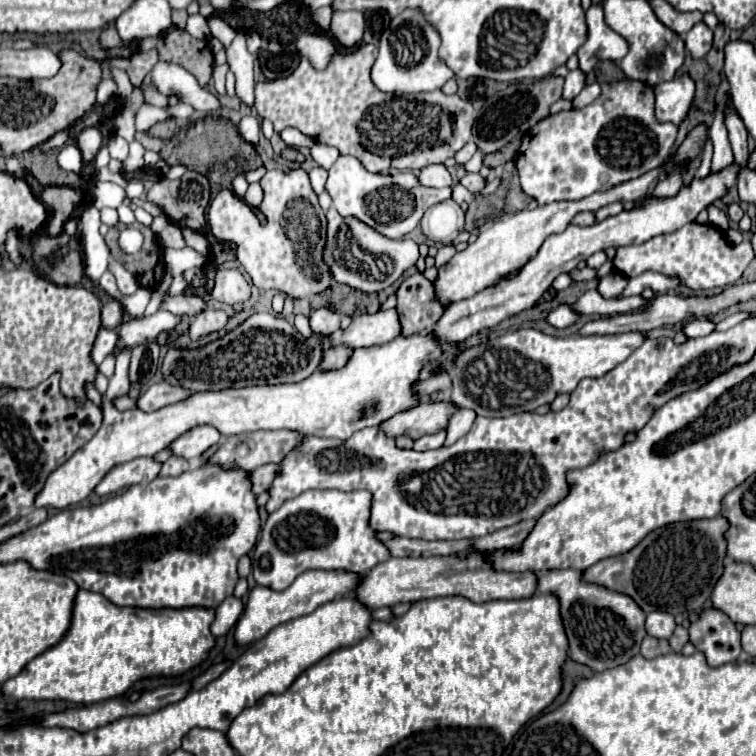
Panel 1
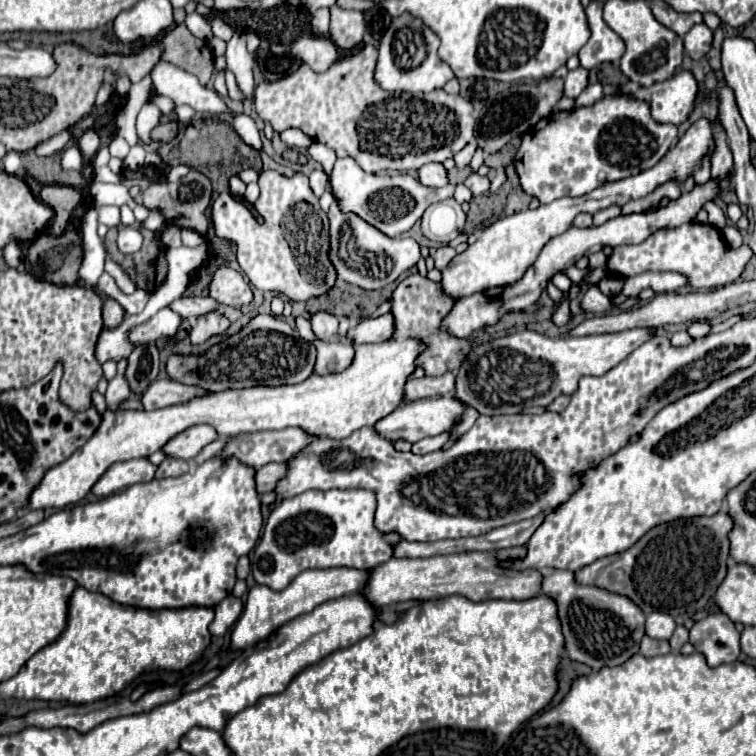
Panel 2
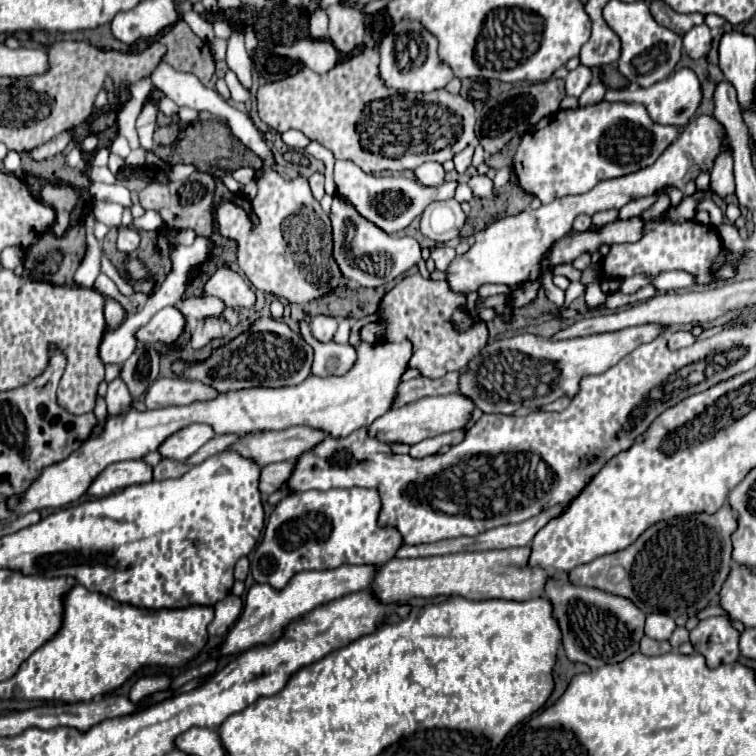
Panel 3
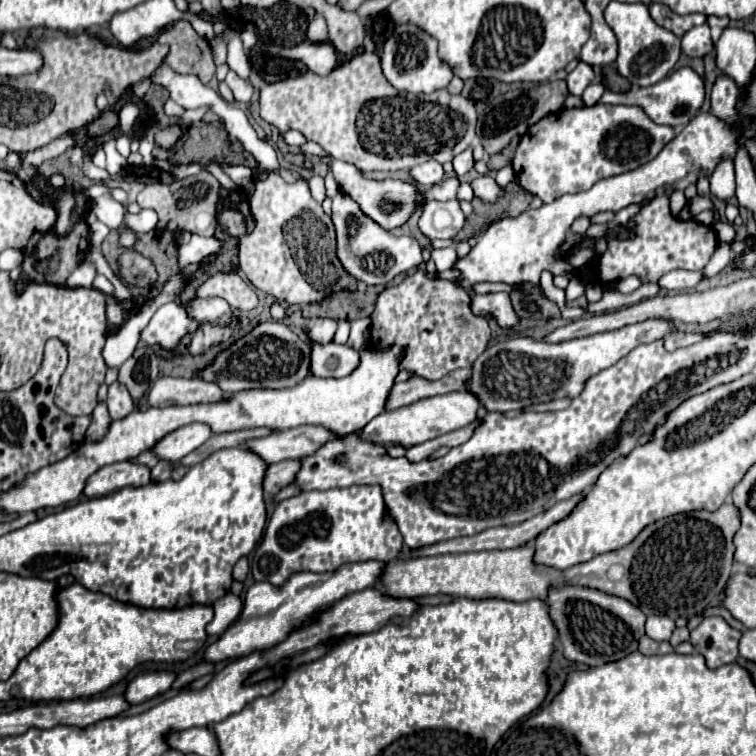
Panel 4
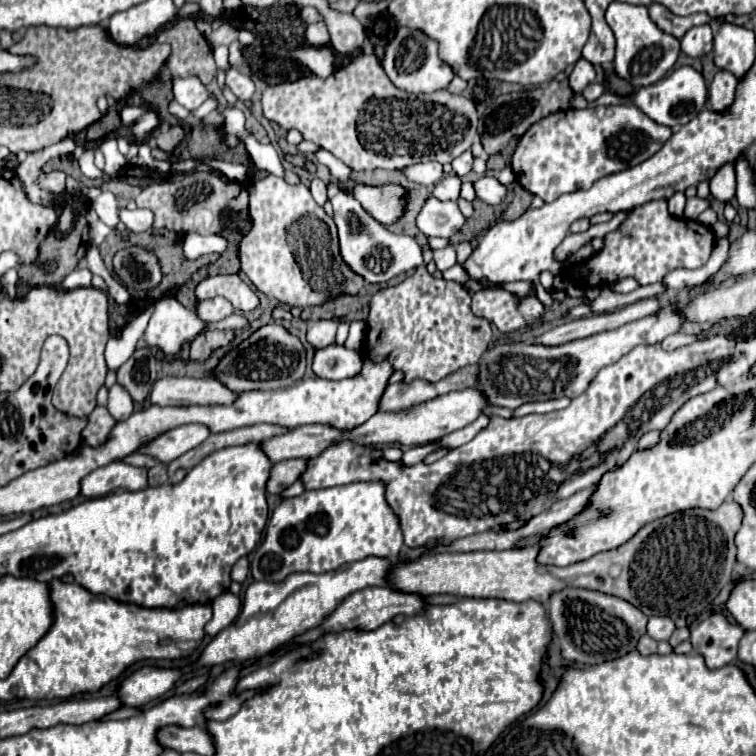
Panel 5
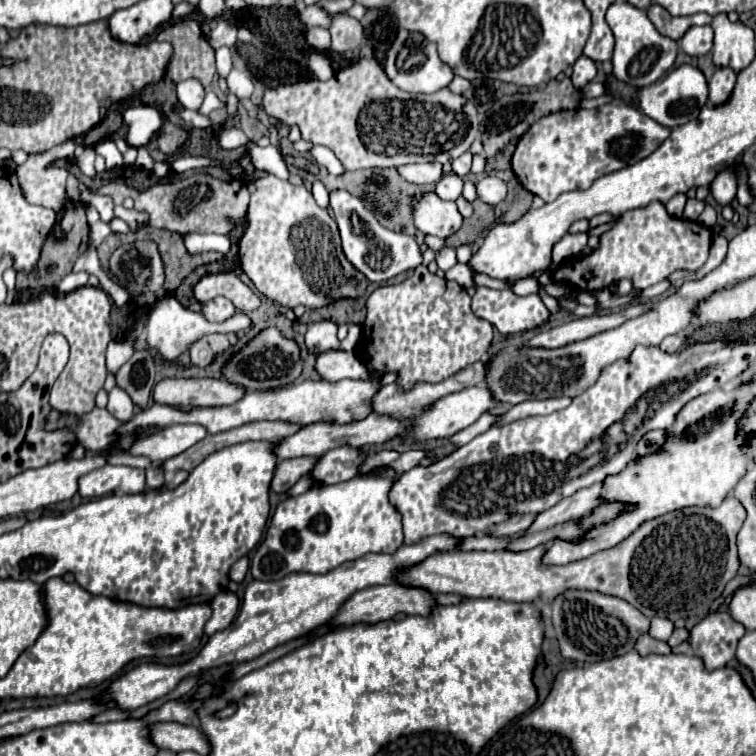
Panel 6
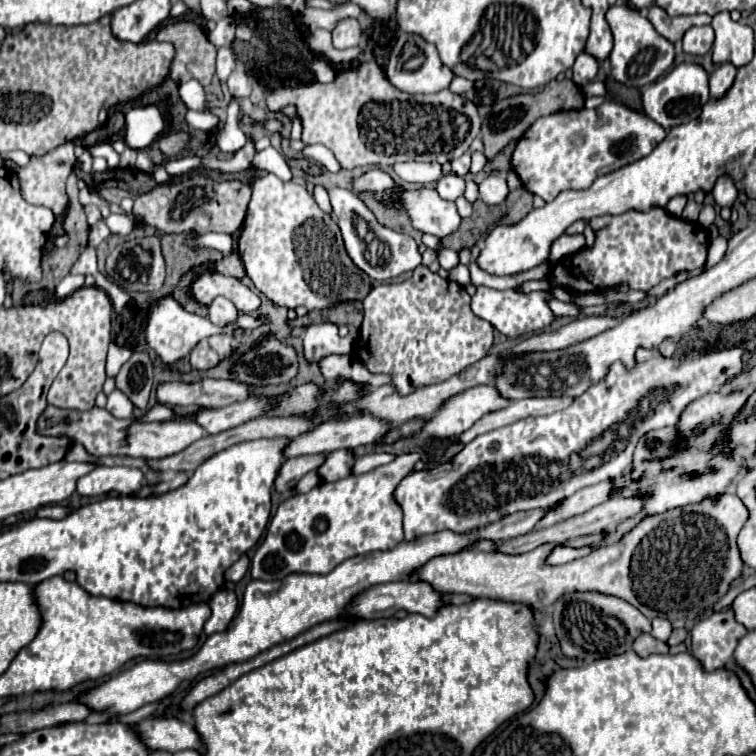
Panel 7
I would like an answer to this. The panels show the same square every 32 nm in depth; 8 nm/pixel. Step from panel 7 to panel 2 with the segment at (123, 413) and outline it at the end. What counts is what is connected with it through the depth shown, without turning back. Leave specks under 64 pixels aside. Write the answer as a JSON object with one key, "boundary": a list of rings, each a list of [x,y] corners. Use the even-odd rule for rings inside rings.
{"boundary":[[[126,358],[118,360],[118,372],[116,372],[116,376],[108,382],[108,390],[106,390],[108,408],[118,408],[118,404],[130,396],[130,386],[128,386],[128,380],[126,380],[126,376],[124,376],[126,364],[128,364]]]}

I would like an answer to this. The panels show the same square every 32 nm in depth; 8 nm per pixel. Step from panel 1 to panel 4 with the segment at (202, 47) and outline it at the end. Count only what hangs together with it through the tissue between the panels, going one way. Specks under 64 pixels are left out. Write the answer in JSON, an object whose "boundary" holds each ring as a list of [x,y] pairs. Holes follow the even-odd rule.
{"boundary":[[[178,20],[174,26],[162,32],[158,42],[170,46],[166,64],[172,70],[180,74],[194,74],[202,80],[202,84],[208,84],[212,80],[216,64],[212,60],[210,44],[200,38],[186,20]]]}

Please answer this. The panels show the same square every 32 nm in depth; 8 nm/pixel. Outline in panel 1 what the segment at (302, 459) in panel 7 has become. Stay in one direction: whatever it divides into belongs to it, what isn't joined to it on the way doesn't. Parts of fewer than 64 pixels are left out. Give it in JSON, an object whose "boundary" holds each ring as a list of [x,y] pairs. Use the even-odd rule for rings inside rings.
{"boundary":[[[264,464],[252,472],[248,472],[248,480],[252,484],[252,492],[260,494],[268,490],[268,484],[272,484],[272,476],[276,474],[276,464]]]}

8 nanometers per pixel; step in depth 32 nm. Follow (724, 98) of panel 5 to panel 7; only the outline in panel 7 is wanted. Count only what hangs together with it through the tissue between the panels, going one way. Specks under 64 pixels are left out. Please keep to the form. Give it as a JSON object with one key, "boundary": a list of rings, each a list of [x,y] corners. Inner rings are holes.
{"boundary":[[[732,64],[718,66],[710,76],[710,98],[712,100],[724,98],[726,92],[732,88],[734,78],[736,78],[736,68],[732,68]]]}

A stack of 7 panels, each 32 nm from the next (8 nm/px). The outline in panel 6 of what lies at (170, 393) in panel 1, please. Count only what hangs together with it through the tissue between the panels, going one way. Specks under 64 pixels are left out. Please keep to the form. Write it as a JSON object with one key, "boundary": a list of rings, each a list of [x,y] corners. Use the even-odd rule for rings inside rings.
{"boundary":[[[164,378],[154,386],[152,398],[164,406],[226,406],[244,396],[244,388],[232,388],[218,378]]]}

